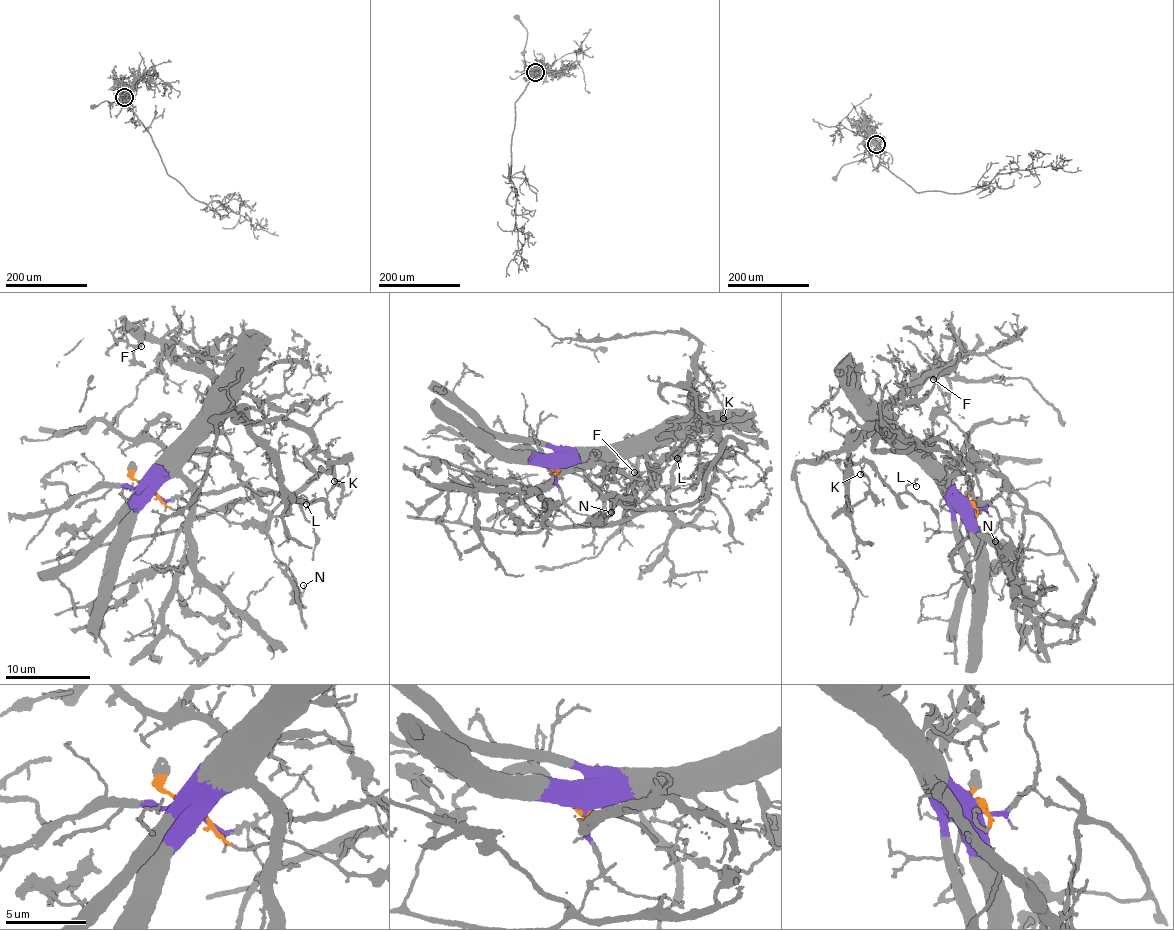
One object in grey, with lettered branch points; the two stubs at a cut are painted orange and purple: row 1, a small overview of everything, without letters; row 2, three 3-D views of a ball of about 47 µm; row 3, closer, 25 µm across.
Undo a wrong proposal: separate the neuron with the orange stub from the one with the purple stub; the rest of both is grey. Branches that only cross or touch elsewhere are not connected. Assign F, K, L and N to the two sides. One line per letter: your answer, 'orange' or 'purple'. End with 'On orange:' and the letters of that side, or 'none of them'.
F: purple
K: purple
L: purple
N: orange
On orange: N

